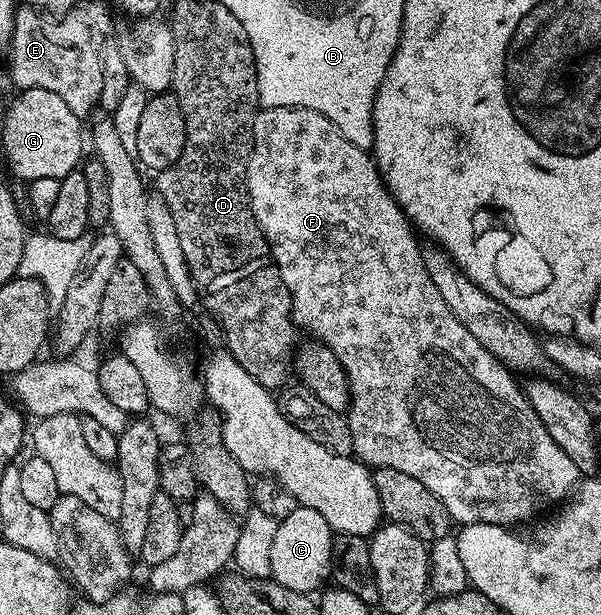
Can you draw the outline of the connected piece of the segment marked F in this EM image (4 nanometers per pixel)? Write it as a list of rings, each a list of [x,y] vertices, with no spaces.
[[[299,107],[262,108],[253,128],[253,150],[245,172],[245,186],[249,192],[249,206],[269,240],[283,283],[293,294],[294,322],[304,332],[306,329],[307,332],[313,333],[309,335],[328,349],[335,351],[339,363],[343,363],[343,371],[349,380],[347,416],[351,427],[353,453],[357,460],[365,462],[373,469],[391,467],[395,471],[404,471],[414,479],[419,479],[419,483],[423,483],[423,487],[427,487],[427,491],[431,491],[431,495],[435,495],[439,503],[447,507],[450,517],[458,526],[491,523],[517,527],[541,515],[536,513],[543,512],[548,505],[561,500],[564,502],[576,490],[579,471],[575,463],[571,463],[567,451],[563,451],[563,447],[559,447],[559,443],[551,439],[547,427],[543,427],[539,415],[535,415],[535,407],[531,407],[531,403],[526,399],[524,388],[519,381],[517,385],[517,377],[459,323],[438,288],[432,283],[422,261],[422,246],[417,246],[417,241],[413,238],[414,230],[407,224],[405,214],[386,189],[381,174],[377,171],[377,162],[366,150],[355,147],[355,143],[346,139],[343,131],[339,131],[339,127],[331,123],[331,119],[319,115],[319,111]]]

